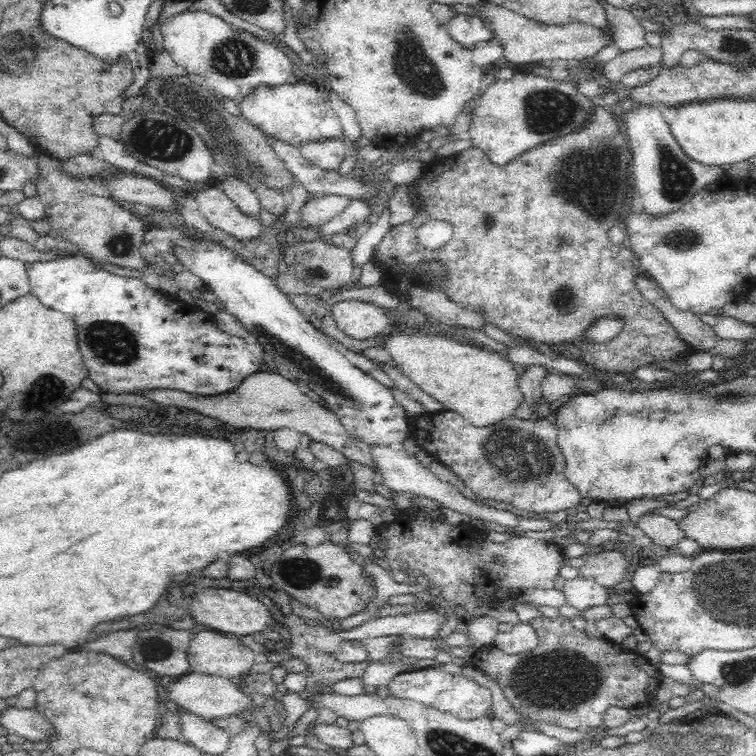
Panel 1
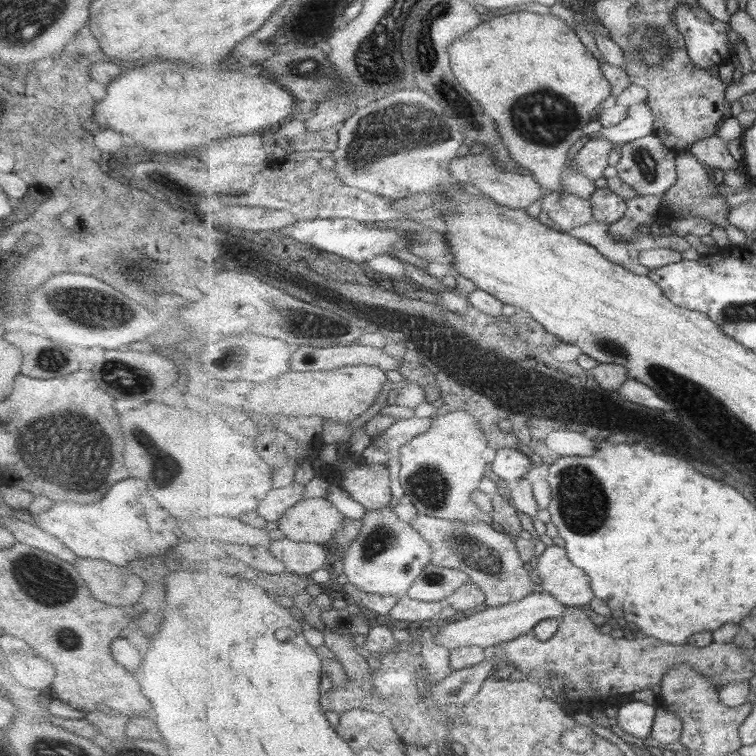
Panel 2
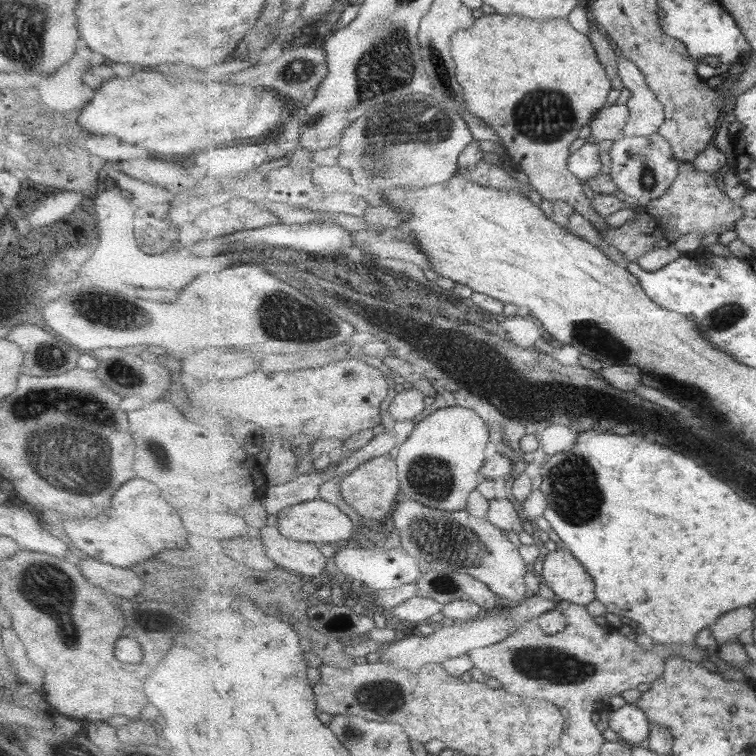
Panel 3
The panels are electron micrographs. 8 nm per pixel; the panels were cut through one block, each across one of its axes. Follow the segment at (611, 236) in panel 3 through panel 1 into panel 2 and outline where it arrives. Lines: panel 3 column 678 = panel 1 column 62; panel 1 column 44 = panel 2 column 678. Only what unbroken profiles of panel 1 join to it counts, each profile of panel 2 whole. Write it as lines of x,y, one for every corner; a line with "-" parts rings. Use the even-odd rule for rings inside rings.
679,152
676,158
676,167
678,172
678,179
675,185
663,195
661,212
663,217
659,220
685,220
686,218
706,218
710,220
714,226
723,226
725,222
729,221
732,209
728,205
728,200
717,193
718,183
712,178
711,169
702,163
692,152

